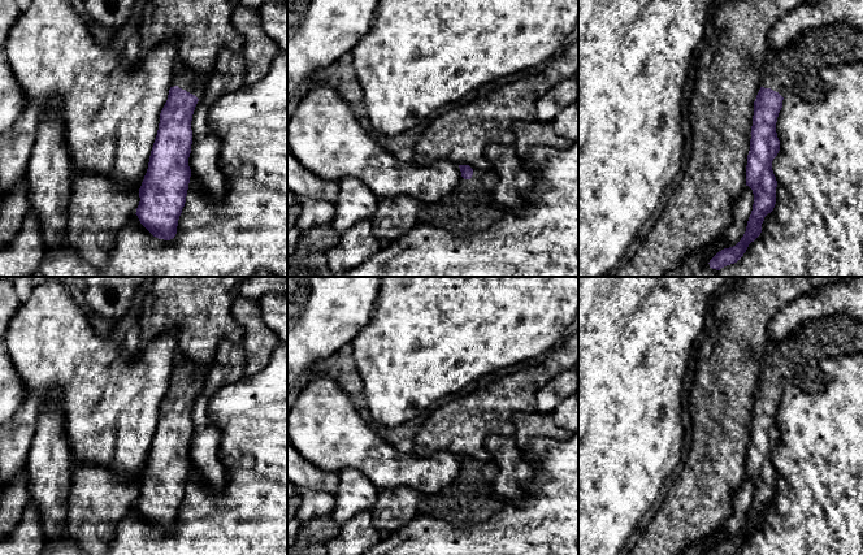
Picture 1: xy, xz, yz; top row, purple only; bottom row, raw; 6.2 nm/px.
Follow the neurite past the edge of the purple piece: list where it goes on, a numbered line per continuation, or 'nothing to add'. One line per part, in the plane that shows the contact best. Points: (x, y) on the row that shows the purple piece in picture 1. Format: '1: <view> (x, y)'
1: xy (183, 77)

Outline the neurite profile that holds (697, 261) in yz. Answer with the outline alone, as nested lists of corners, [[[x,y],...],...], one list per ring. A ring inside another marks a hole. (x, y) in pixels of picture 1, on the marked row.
[[[745,185],[734,200],[732,225],[712,243],[686,256],[678,268],[669,270],[664,277],[694,277],[698,272],[702,277],[716,277],[717,273],[708,266],[708,263],[719,251],[733,247],[741,240],[746,231],[753,204],[753,190]]]

